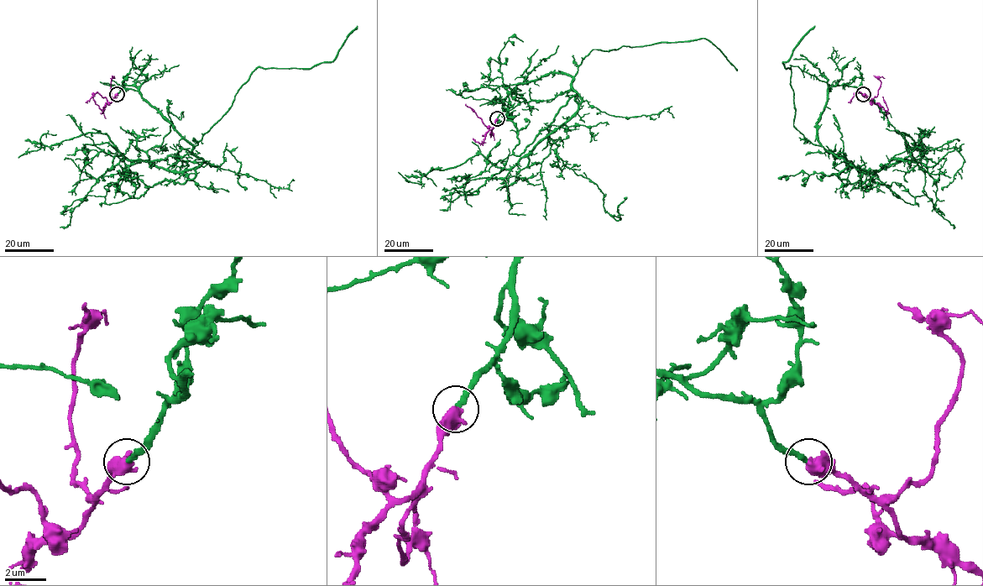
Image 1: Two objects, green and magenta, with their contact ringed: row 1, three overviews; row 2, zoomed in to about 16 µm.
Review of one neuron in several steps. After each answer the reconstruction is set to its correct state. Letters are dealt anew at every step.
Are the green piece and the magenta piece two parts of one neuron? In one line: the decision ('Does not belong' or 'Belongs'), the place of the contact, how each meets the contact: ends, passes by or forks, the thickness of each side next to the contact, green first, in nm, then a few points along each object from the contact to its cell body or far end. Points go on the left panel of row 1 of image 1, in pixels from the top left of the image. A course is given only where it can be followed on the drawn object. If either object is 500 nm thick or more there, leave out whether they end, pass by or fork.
Belongs. Place: (117, 94). Thickness 280 nm (green) against 700 nm. Course of green: (117, 94), (124, 84), (135, 86), (202, 163), (168, 171), (127, 159), (101, 133), (41, 143), (18, 157). Course of magenta: (117, 94), (110, 102), (96, 92), (85, 102)

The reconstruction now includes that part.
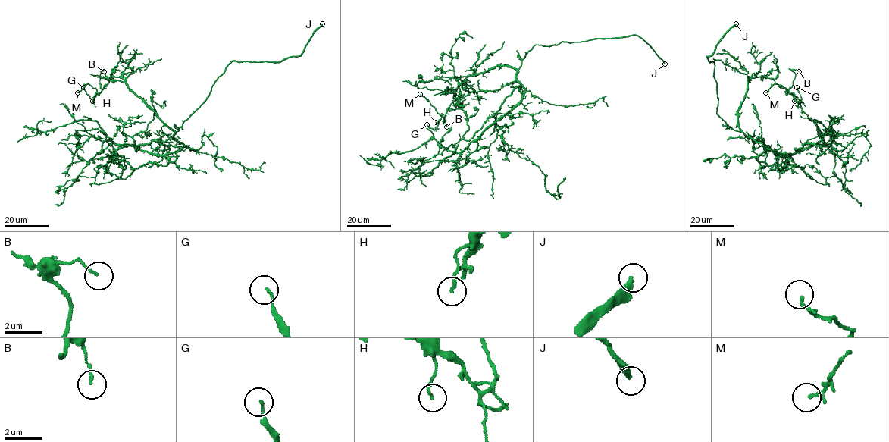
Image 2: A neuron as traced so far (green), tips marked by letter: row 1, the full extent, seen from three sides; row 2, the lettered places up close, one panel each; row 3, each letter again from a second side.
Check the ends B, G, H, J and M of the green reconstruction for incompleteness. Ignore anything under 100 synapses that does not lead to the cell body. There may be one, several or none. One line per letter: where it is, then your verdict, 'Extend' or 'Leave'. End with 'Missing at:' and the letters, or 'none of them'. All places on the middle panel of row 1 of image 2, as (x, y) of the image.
B: Place: (446, 126). Leave
G: Place: (427, 124). Leave
H: Place: (436, 122). Leave
J: Place: (665, 64). Extend
M: Place: (420, 94). Leave
Missing at: J

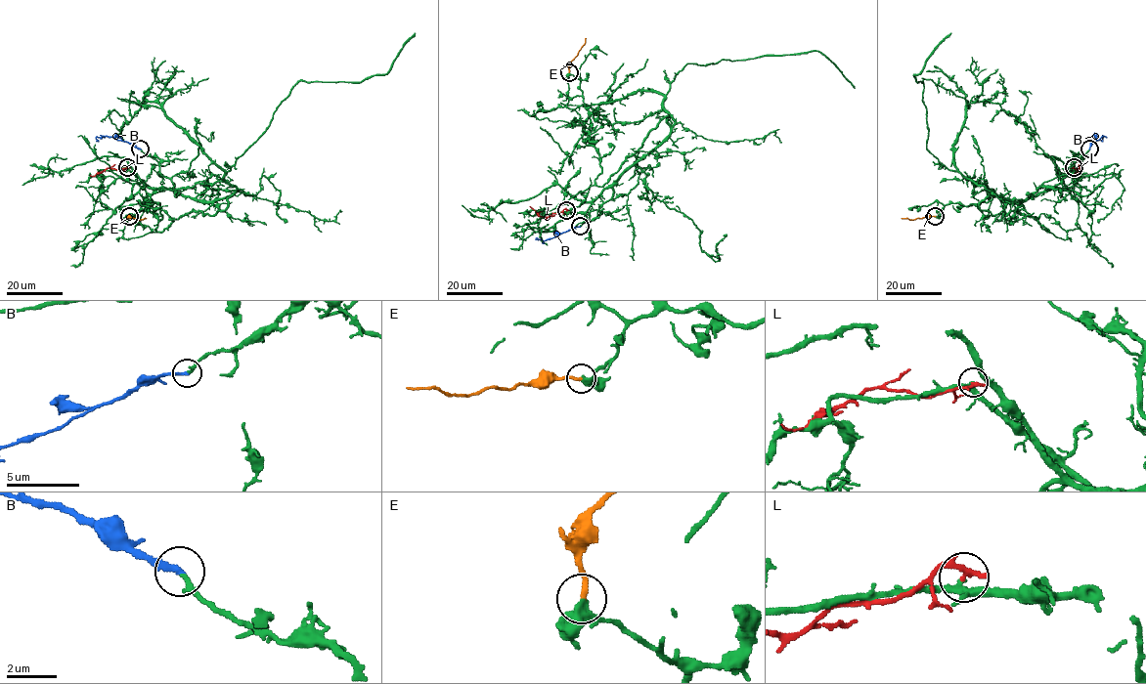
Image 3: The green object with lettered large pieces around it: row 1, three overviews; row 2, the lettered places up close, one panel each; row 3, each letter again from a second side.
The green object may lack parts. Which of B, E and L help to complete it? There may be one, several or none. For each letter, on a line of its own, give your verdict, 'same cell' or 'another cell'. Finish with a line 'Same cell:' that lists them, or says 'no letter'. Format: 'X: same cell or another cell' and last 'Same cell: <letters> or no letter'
B: same cell
E: same cell
L: another cell
Same cell: B, E

